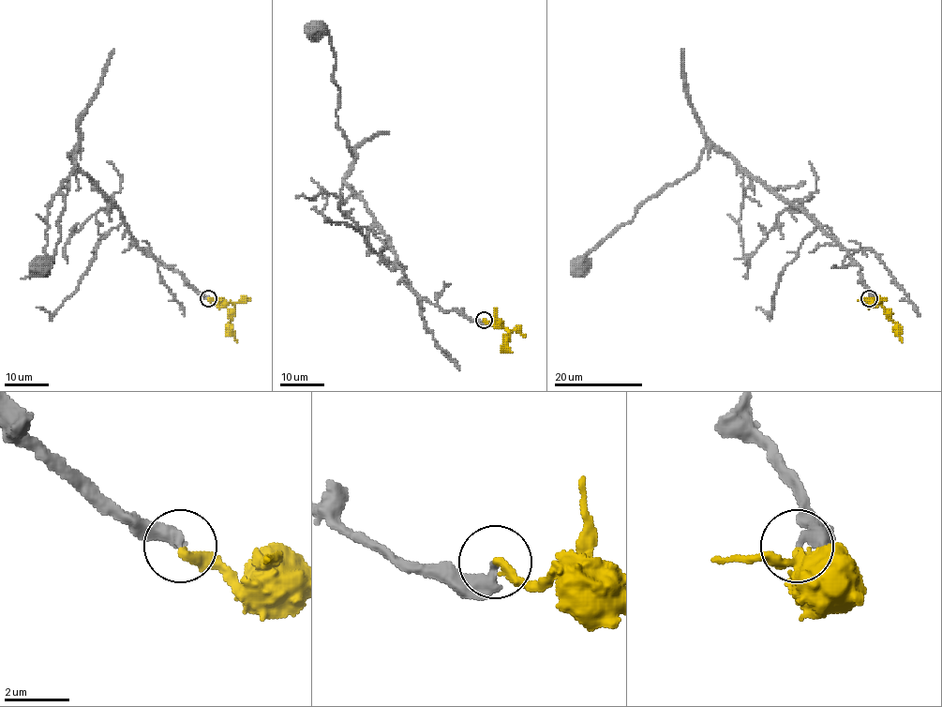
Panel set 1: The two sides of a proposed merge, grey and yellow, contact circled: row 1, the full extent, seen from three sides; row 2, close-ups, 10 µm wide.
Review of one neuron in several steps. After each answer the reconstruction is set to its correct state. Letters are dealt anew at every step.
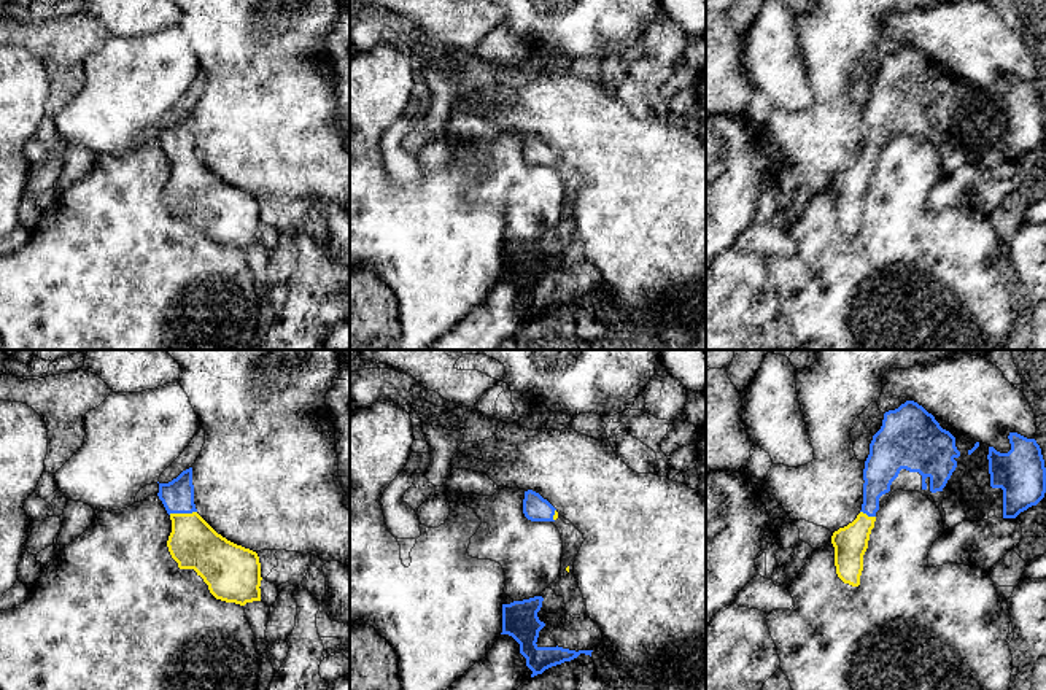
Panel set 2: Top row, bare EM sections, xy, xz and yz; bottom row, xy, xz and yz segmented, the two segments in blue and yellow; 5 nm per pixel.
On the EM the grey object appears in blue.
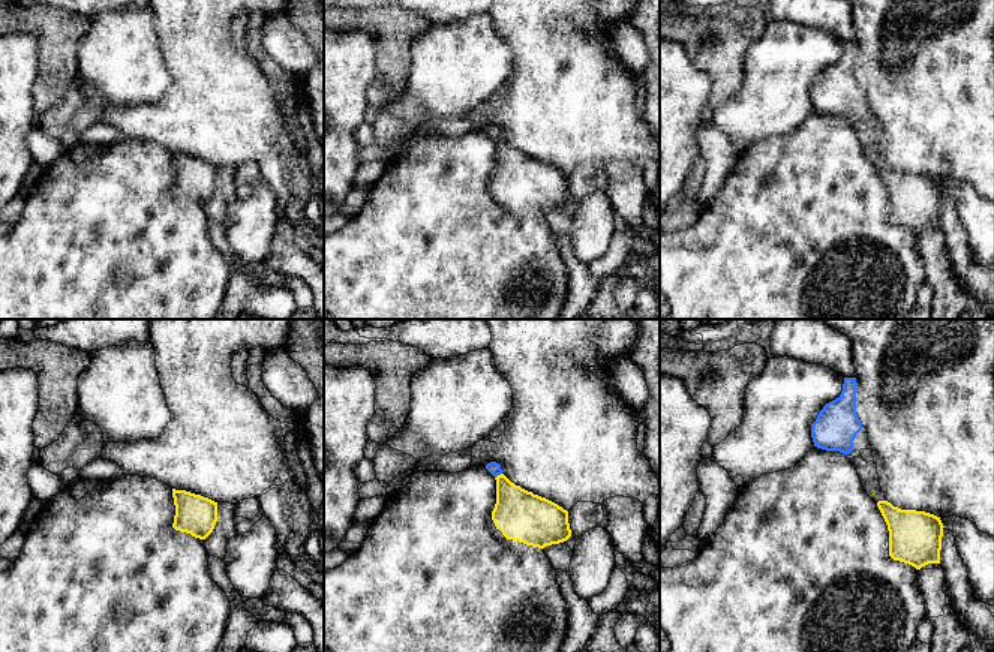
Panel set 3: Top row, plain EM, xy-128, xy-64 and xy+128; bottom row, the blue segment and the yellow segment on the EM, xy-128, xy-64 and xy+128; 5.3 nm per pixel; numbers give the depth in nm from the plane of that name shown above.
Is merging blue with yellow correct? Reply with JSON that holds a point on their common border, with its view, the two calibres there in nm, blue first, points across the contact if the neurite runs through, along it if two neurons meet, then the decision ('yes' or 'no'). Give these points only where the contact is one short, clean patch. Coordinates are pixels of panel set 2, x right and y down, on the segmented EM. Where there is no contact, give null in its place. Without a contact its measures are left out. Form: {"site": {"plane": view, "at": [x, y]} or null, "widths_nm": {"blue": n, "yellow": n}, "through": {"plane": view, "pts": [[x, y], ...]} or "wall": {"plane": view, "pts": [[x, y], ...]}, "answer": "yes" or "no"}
{"site": {"plane": "xy", "at": [182, 512]}, "widths_nm": {"blue": 160, "yellow": 240}, "through": {"plane": "xy", "pts": [[177, 496], [182, 512], [193, 542]]}, "answer": "yes"}

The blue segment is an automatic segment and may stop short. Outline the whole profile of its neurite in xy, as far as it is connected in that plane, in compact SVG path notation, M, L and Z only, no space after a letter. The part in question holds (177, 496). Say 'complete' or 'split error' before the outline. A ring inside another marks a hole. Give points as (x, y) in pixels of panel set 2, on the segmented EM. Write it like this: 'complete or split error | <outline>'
split error | M192 467L183 471L169 483L159 483L157 496L172 520L172 533L167 547L172 558L178 563L178 568L194 569L216 599L240 606L261 601L259 587L262 577L258 553L227 541L197 514L194 504Z

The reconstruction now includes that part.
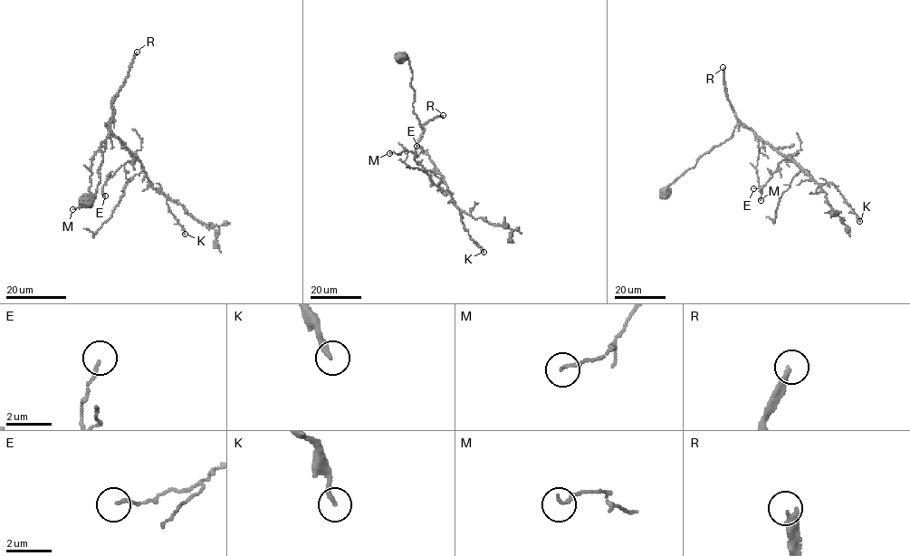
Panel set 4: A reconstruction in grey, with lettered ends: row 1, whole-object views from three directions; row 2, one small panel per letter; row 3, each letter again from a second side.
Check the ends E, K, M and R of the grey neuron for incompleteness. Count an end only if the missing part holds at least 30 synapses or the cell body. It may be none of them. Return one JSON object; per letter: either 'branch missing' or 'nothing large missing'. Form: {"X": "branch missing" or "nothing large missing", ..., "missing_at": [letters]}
{"E": "nothing large missing", "K": "nothing large missing", "M": "nothing large missing", "R": "branch missing", "missing_at": ["R"]}

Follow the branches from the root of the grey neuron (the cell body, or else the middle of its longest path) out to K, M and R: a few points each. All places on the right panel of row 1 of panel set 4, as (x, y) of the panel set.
K: (665, 190), (692, 168), (703, 155), (728, 139), (740, 122), (790, 158), (817, 183), (832, 183), (859, 221)
M: (665, 190), (692, 168), (703, 155), (728, 139), (740, 122), (763, 141), (755, 167), (761, 200)
R: (665, 190), (692, 168), (703, 155), (732, 135), (737, 119), (726, 93), (723, 67)

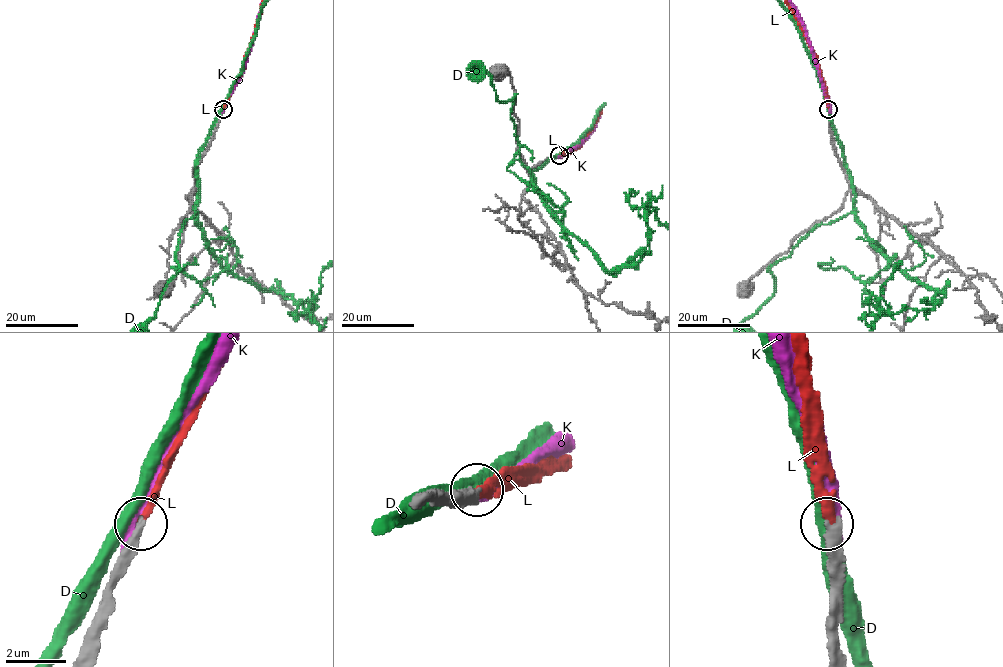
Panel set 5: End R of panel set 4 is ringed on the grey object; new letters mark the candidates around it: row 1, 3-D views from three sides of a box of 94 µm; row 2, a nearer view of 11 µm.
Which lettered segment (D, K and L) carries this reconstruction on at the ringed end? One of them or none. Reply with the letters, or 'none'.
L

